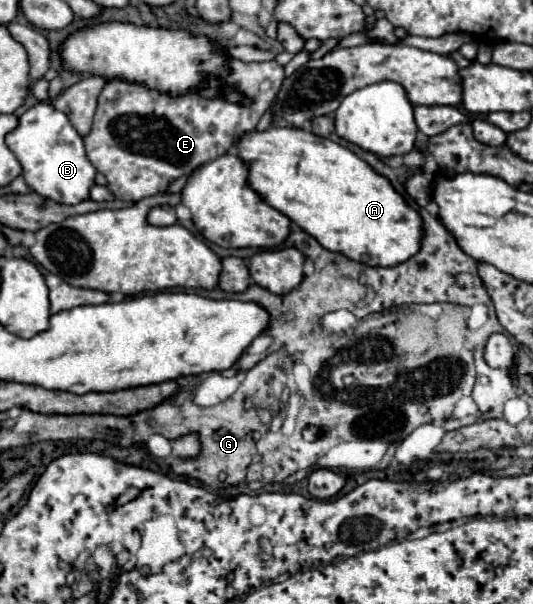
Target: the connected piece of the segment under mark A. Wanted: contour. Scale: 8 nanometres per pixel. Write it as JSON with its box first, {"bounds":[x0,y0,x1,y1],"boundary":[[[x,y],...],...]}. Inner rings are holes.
{"bounds":[238,128,422,266],"boundary":[[[270,128],[244,134],[238,142],[238,156],[250,168],[250,186],[278,212],[288,216],[304,232],[314,236],[326,250],[346,254],[346,258],[366,266],[398,266],[422,246],[422,218],[394,190],[390,180],[372,170],[352,150],[302,128]]]}

